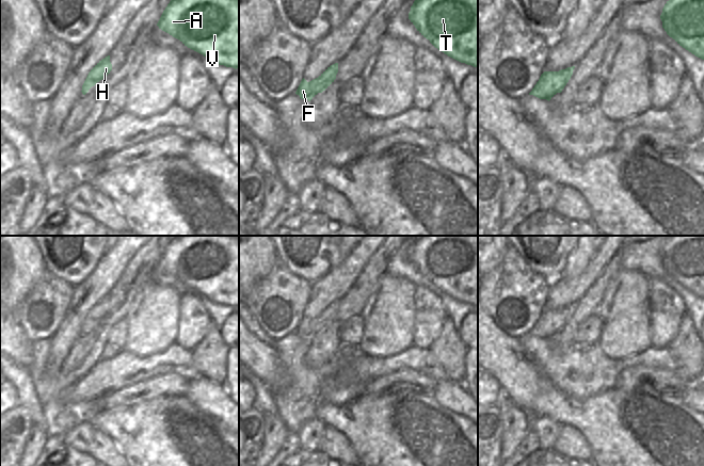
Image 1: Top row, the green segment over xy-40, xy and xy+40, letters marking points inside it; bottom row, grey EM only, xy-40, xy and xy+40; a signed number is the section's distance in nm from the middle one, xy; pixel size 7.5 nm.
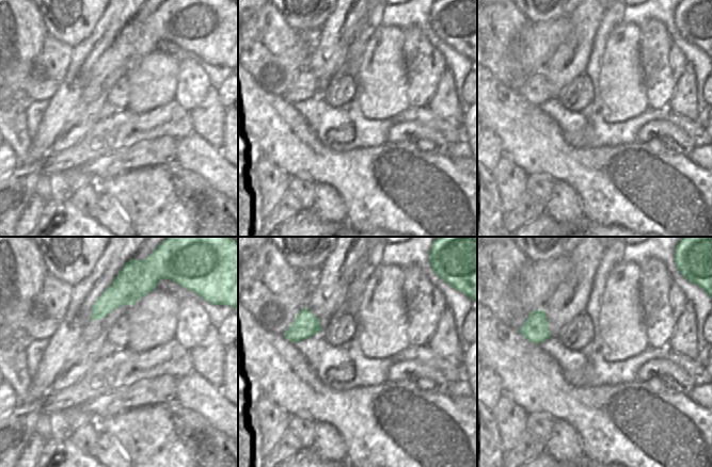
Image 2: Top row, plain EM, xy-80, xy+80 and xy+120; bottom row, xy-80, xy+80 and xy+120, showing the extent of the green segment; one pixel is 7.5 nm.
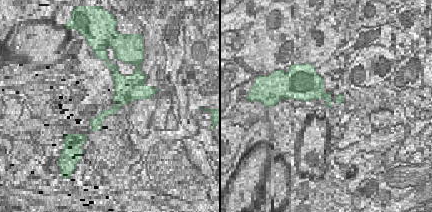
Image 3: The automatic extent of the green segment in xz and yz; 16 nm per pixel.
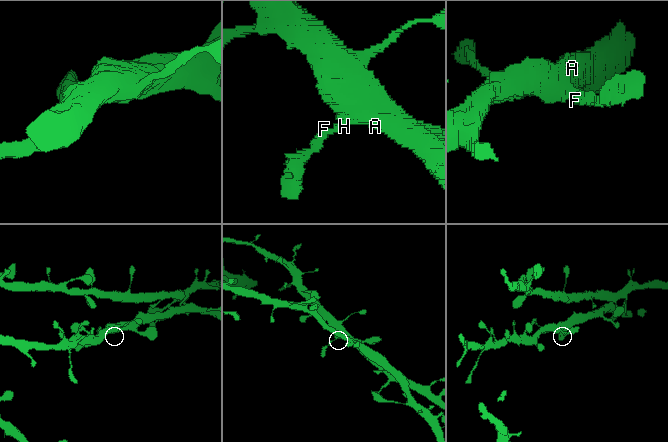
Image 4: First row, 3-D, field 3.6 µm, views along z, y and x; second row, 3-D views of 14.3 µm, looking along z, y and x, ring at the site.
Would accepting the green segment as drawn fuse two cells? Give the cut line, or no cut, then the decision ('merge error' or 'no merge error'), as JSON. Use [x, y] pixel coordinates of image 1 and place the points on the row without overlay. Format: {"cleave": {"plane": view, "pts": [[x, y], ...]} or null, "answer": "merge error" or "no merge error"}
{"cleave": null, "answer": "no merge error"}

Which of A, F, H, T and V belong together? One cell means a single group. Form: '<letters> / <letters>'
A F H T V

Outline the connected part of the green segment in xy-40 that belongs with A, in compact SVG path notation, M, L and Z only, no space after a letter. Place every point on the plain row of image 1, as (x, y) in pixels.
M172 238L157 264L215 304L239 307L239 238Z

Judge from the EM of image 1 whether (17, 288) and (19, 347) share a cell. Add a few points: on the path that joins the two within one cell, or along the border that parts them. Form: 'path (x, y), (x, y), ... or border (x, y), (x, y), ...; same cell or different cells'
border (11, 311), (15, 315); different cells

